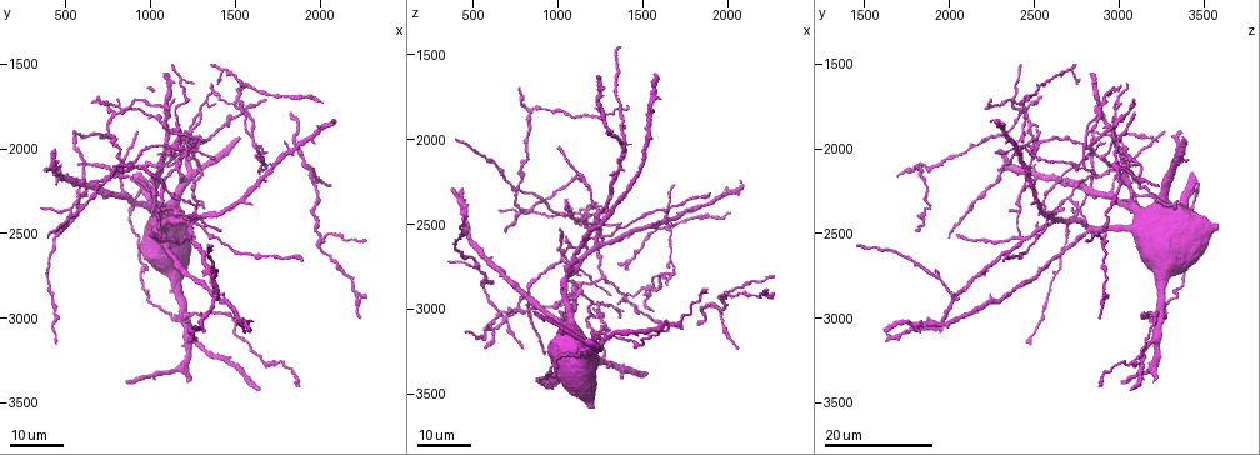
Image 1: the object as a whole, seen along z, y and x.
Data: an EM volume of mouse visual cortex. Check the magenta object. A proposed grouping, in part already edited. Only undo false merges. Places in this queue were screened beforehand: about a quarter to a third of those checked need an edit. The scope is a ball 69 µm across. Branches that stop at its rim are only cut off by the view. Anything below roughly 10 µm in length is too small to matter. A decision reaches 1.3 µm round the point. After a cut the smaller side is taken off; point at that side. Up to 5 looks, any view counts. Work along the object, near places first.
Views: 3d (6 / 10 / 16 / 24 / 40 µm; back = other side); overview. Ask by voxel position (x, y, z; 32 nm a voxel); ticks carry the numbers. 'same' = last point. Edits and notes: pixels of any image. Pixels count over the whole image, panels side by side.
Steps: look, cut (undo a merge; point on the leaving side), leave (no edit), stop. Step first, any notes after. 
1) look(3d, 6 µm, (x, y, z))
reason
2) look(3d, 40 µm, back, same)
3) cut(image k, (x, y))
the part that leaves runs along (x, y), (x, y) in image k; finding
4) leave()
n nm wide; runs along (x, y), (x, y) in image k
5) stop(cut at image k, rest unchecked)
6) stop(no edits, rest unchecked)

look(3d, 16 µm, (1540, 1760, 2880))
four or more arms meet

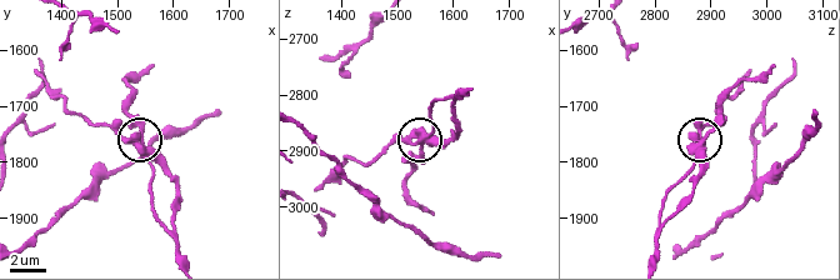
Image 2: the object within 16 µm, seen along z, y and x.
look(3d, 6 µm, (1540, 1760, 2890))

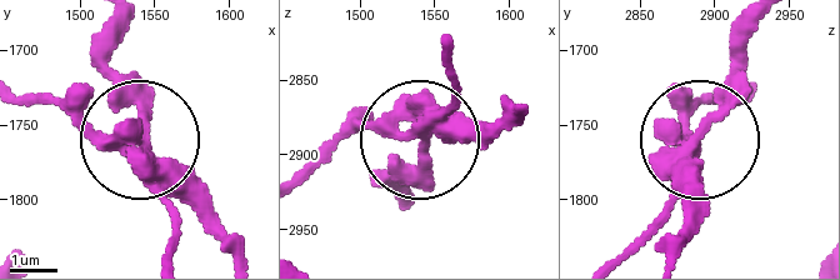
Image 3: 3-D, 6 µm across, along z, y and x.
leave()
all the same cell

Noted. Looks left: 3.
look(3d, 24 µm, (2000, 2520, 2900))
four-way junction

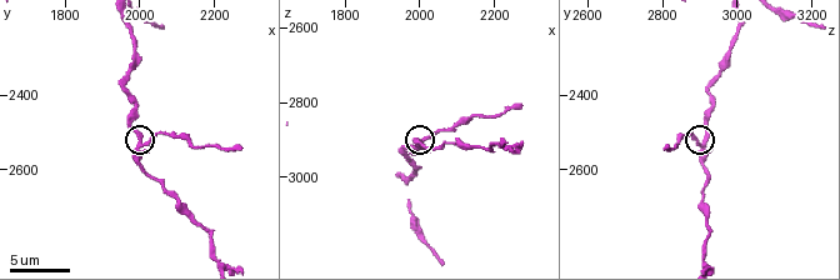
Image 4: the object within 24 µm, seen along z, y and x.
look(3d, 6 µm, (2020, 2530, 2900))

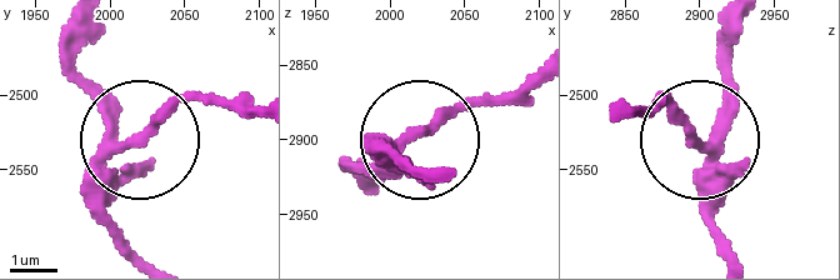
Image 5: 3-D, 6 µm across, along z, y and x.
leave()
runs along (739, 29), (714, 125), (686, 133), (659, 93) in image 5; one cell here

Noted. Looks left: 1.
stop(no edits, rest unchecked)

